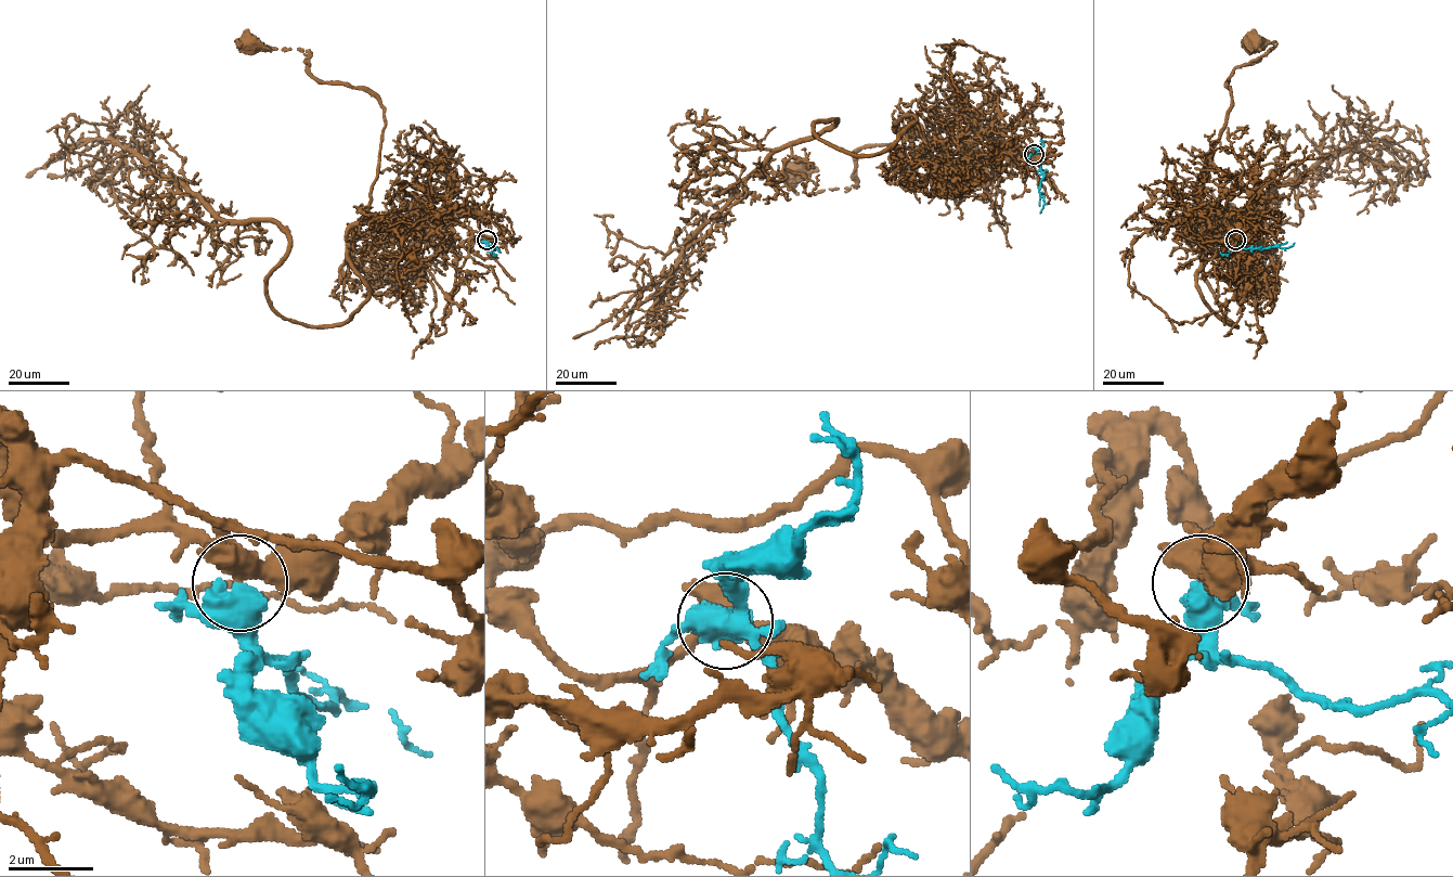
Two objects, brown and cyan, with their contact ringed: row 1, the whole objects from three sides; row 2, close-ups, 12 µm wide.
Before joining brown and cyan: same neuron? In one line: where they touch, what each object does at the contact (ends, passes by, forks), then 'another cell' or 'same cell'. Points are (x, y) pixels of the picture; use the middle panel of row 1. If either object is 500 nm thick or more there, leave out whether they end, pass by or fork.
(1034, 154) | same cell

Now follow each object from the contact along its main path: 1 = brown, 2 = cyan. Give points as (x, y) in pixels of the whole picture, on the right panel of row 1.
1: (1235, 240), (1231, 228), (1198, 208), (1194, 185), (1231, 105), (1227, 80), (1276, 43), (1257, 46)
2: (1235, 240), (1245, 248), (1286, 247), (1294, 243)

